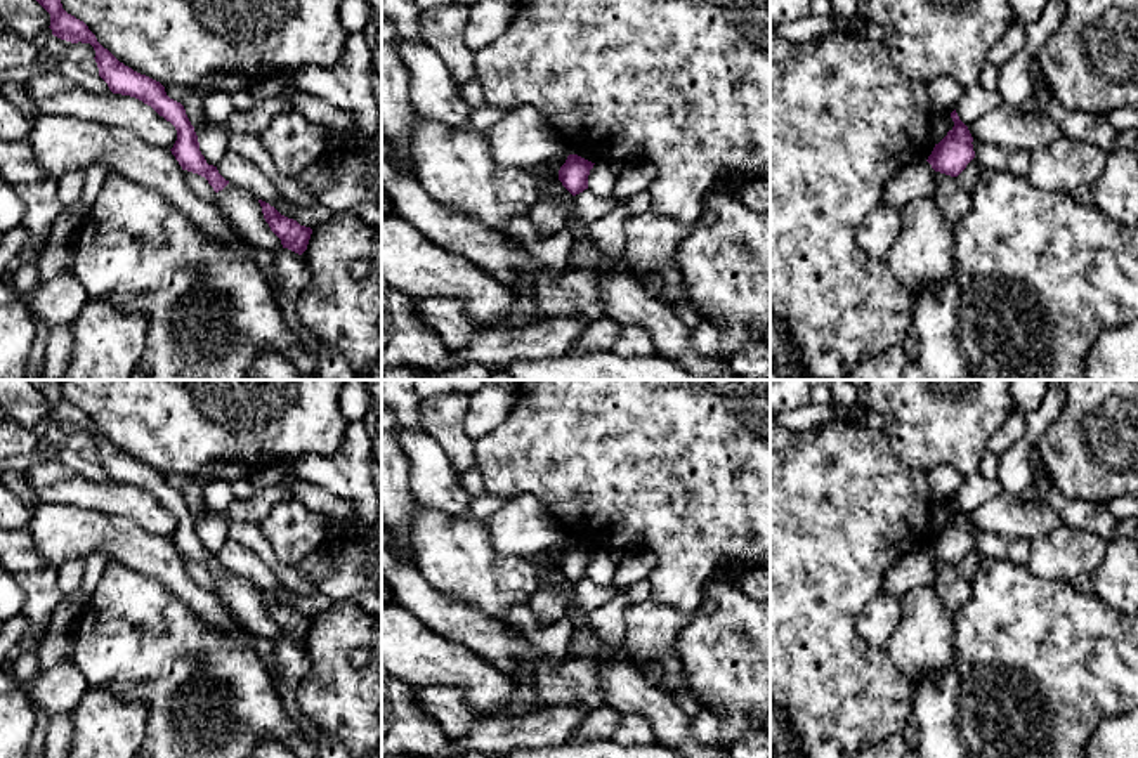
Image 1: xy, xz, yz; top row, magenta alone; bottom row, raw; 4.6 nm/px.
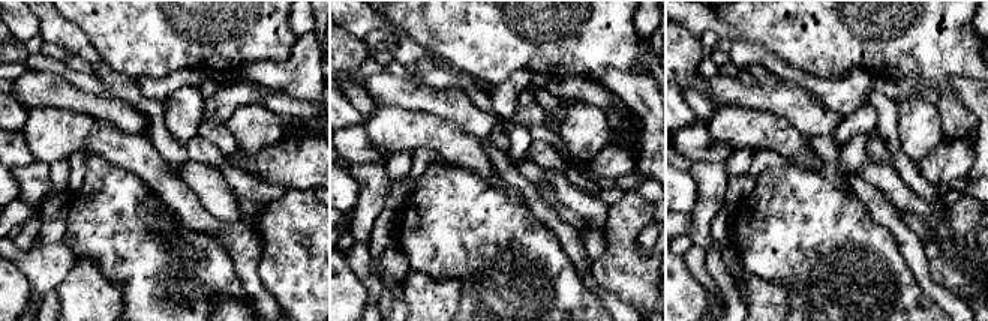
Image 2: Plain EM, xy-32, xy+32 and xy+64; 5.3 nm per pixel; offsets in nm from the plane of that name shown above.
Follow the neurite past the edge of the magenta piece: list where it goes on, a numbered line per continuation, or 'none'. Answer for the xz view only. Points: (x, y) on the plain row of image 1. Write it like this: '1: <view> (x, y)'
none

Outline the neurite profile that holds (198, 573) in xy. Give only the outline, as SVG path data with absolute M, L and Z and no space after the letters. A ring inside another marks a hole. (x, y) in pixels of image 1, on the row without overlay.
M184 559L186 571L189 578L203 590L212 591L213 595L219 595L217 585L213 576L208 572L208 569L198 562Z

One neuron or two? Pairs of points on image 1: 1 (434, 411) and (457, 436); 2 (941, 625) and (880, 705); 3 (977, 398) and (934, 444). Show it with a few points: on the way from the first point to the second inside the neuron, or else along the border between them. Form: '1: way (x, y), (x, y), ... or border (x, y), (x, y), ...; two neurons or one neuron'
1: way (439, 417), (451, 431); one neuron
2: border (883, 653), (913, 686); two neurons
3: way (965, 410), (942, 432); one neuron

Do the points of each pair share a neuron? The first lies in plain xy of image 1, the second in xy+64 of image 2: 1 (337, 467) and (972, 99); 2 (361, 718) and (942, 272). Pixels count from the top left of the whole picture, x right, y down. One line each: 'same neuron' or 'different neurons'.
1: same neuron
2: same neuron

